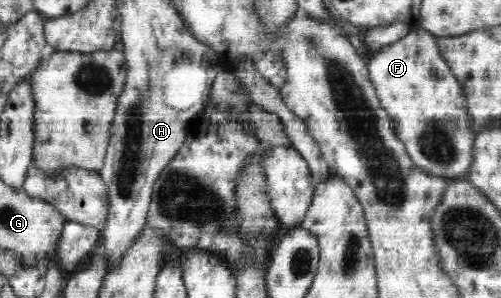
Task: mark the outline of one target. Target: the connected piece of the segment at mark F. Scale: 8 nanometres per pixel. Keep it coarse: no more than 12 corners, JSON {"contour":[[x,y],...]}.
{"contour":[[421,27],[367,68],[413,163],[469,171],[463,86]]}

